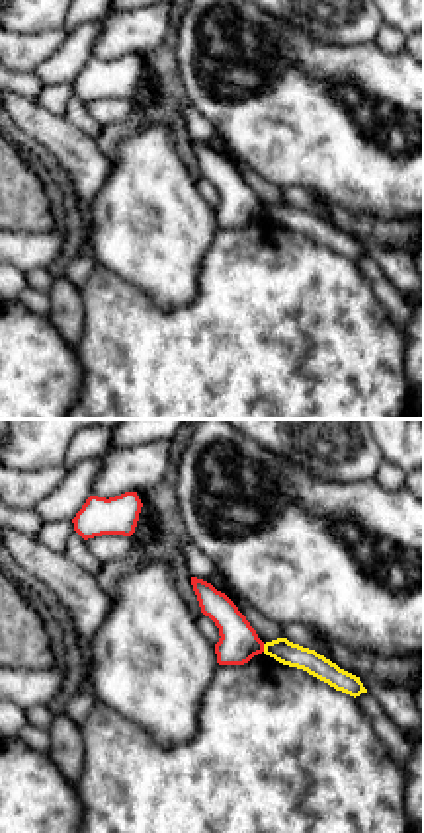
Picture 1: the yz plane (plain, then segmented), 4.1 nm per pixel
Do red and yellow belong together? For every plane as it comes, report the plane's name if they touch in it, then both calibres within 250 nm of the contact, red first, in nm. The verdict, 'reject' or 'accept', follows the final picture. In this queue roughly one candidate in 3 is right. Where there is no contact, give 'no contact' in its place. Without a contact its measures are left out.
contact in yz; calibres 160 and 100 nm

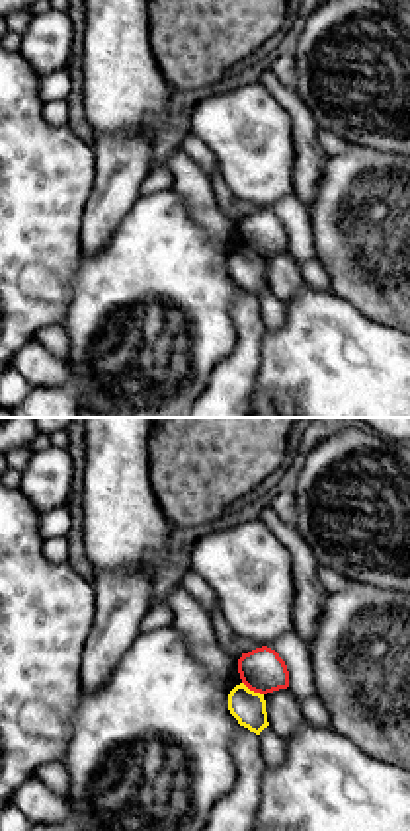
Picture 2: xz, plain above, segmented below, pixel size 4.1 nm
contact in xz; calibres 180 and 140 nm

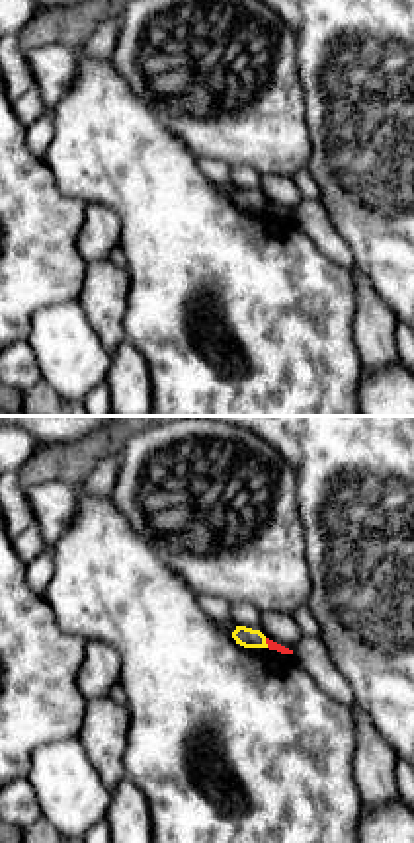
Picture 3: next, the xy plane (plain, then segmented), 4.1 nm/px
contact in xy; calibres 40 and 80 nm

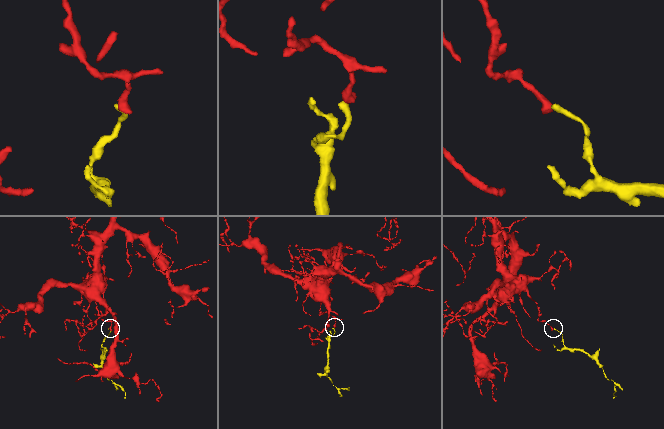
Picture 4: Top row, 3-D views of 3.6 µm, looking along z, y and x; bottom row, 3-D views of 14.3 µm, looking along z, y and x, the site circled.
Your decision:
reject

